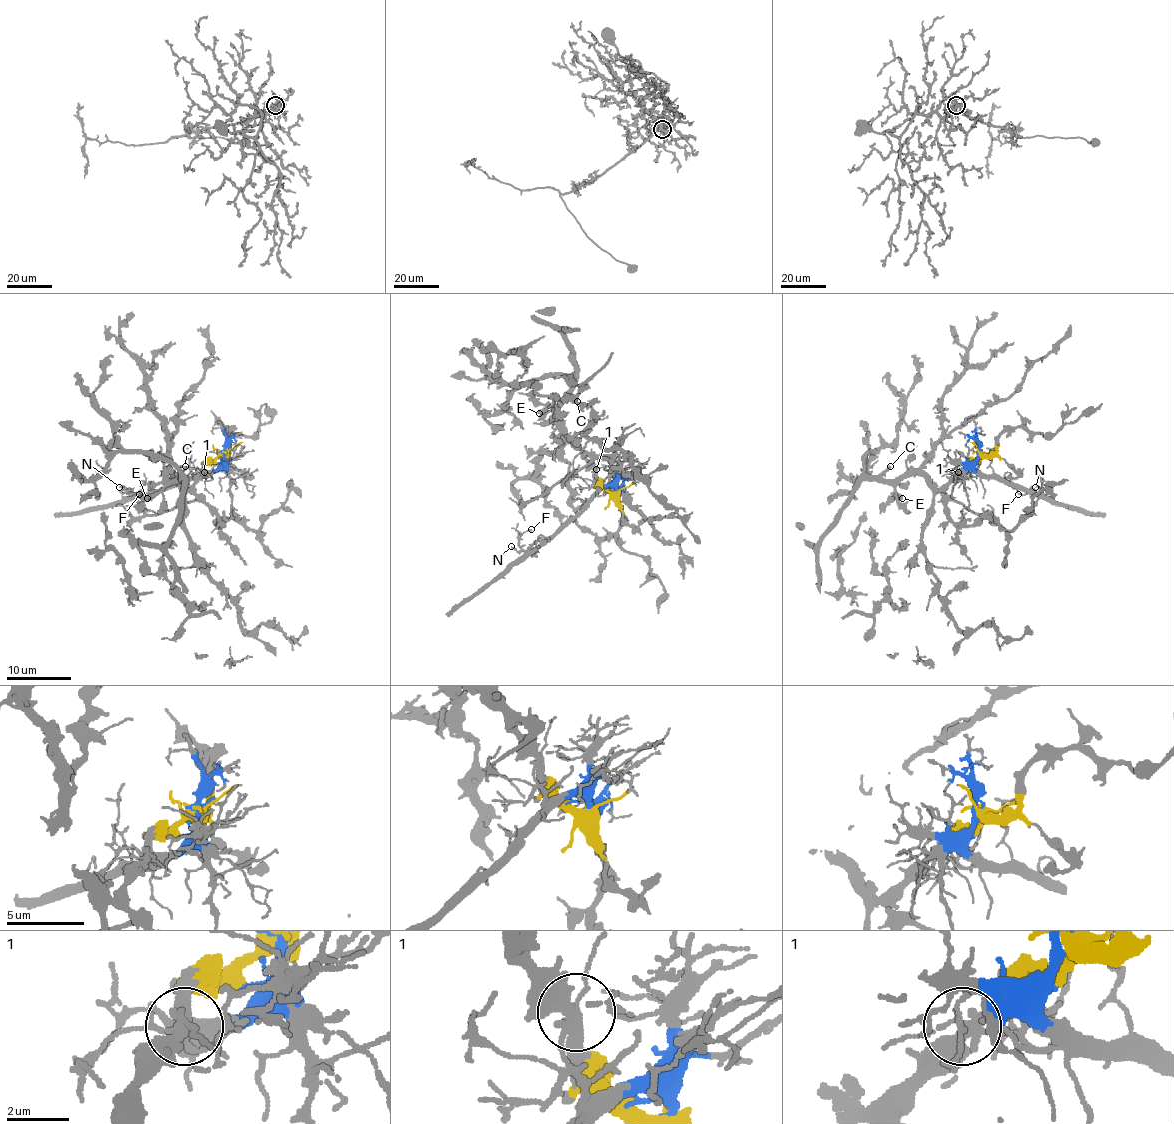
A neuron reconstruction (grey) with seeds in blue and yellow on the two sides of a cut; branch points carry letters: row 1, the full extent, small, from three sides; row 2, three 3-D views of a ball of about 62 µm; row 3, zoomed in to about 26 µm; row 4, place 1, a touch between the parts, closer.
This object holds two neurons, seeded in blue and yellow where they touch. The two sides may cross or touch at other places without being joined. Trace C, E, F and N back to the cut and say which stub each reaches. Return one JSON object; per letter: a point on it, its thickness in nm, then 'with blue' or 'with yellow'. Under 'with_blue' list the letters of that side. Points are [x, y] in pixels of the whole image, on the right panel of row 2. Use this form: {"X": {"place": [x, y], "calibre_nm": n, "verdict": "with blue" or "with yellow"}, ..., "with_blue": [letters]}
{"C": {"place": [890, 466], "calibre_nm": 120, "verdict": "with yellow"}, "E": {"place": [902, 498], "calibre_nm": 500, "verdict": "with yellow"}, "F": {"place": [1018, 494], "calibre_nm": 140, "verdict": "with blue"}, "N": {"place": [1035, 487], "calibre_nm": 160, "verdict": "with blue"}, "with_blue": ["F", "N"]}

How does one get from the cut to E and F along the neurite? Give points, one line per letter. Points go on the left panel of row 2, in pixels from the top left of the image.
E: (222, 451), (205, 466), (205, 471), (188, 489), (174, 474), (169, 474), (166, 484), (146, 498)
F: (222, 451), (221, 463), (209, 471), (192, 474), (180, 482), (149, 489), (145, 493), (127, 493), (140, 493)

